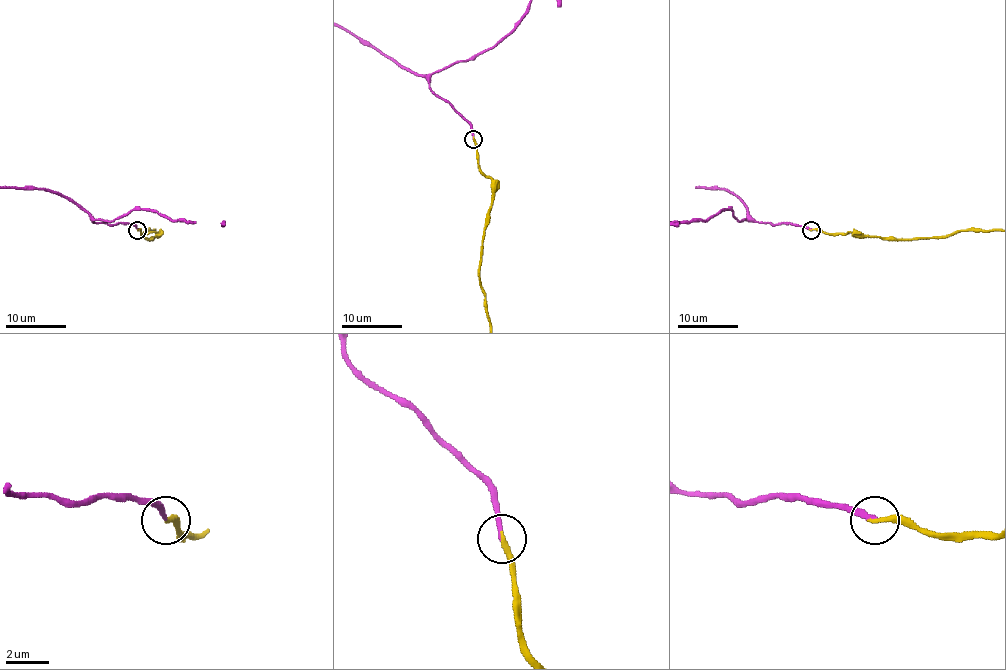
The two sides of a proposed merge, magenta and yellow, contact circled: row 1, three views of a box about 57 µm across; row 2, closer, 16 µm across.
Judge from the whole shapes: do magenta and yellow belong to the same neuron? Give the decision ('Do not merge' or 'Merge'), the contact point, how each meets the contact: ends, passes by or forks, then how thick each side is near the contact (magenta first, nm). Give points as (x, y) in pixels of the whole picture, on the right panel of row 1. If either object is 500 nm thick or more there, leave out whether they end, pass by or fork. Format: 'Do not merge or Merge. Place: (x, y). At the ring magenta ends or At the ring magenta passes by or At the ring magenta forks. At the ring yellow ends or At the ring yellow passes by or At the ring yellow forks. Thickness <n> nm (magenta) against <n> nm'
Merge. Place: (811, 230). At the ring magenta ends. At the ring yellow ends. Thickness 240 nm (magenta) against 240 nm

